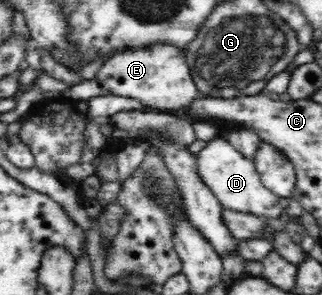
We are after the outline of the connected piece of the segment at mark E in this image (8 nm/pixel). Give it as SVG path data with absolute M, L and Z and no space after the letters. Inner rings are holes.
M156 40L142 47L125 47L112 51L106 56L92 83L70 86L61 93L61 98L69 103L77 100L89 101L106 93L139 100L149 110L176 113L200 95L193 80L184 47Z

